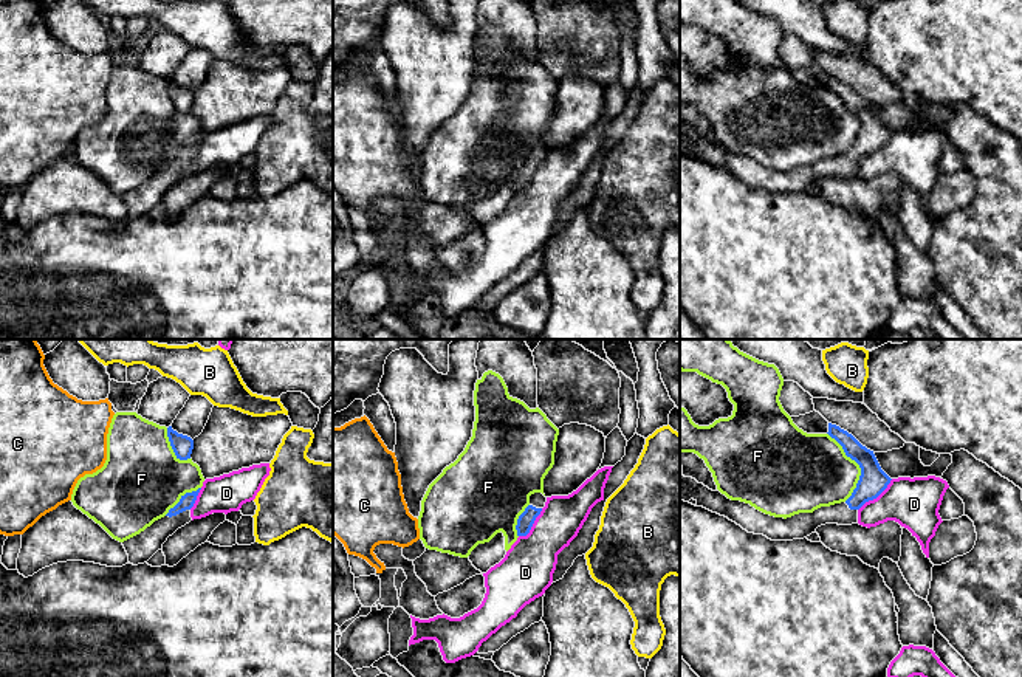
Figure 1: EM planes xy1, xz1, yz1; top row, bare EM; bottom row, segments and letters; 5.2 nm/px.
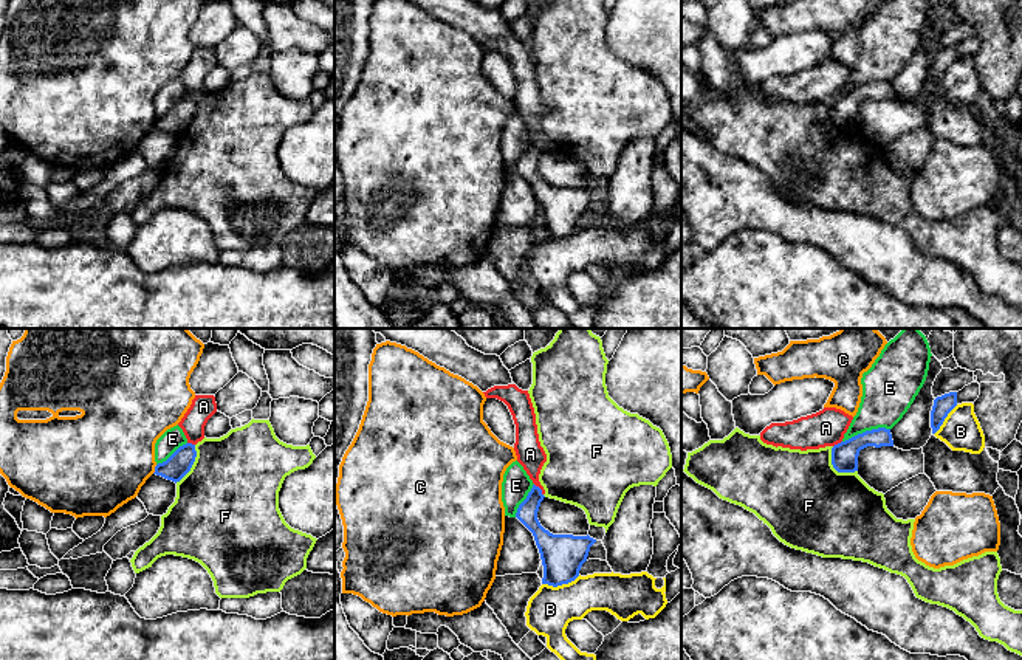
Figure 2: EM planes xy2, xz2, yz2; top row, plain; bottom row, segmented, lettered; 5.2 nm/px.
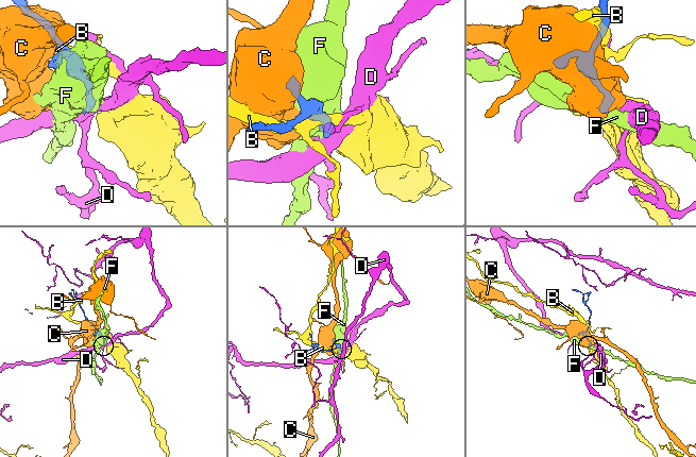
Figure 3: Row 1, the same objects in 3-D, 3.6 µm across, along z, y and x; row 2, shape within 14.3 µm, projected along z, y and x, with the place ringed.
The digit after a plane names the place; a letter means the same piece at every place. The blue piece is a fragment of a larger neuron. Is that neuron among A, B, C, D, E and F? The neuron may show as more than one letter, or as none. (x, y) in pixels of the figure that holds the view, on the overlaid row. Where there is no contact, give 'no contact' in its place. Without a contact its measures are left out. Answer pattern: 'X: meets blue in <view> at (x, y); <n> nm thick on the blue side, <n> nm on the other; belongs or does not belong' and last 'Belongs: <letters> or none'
A: meets blue in xz2 at (541, 490); 110 nm thick on the blue side, 140 nm on the other; does not belong
B: meets blue in xz2 at (561, 584); 220 nm thick on the blue side, 240 nm on the other; does not belong
C: meets blue in xy2 at (155, 470); 120 nm thick on the blue side, 460 nm on the other; does not belong
D: meets blue in yz1 at (875, 498); 150 nm thick on the blue side, 260 nm on the other; does not belong
E: meets blue in yz2 at (866, 431); 140 nm thick on the blue side, 280 nm on the other; does not belong
F: meets blue in yz1 at (860, 467); 150 nm thick on the blue side, 380 nm on the other; does not belong
Belongs: none

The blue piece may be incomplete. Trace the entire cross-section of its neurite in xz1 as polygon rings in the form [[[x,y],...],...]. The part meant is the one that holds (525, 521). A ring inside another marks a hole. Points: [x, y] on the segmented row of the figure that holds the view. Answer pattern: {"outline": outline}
{"outline": [[[534,493],[530,496],[530,505],[525,508],[525,511],[517,519],[517,536],[526,536],[536,521],[536,517],[540,514],[542,508],[545,507],[547,497],[542,493]]]}

